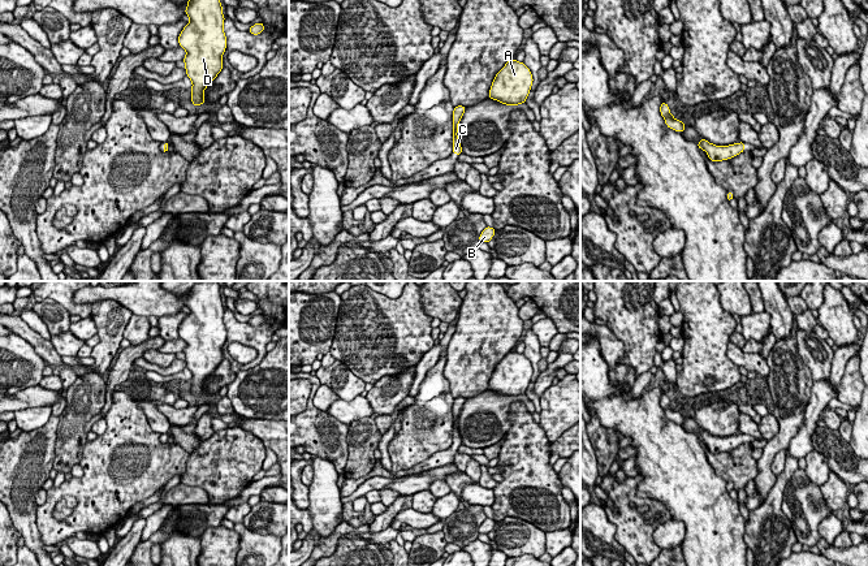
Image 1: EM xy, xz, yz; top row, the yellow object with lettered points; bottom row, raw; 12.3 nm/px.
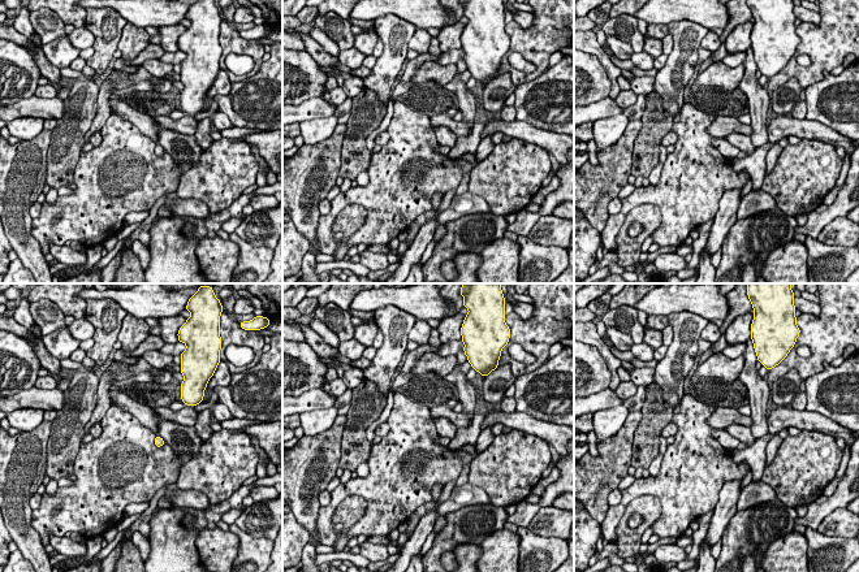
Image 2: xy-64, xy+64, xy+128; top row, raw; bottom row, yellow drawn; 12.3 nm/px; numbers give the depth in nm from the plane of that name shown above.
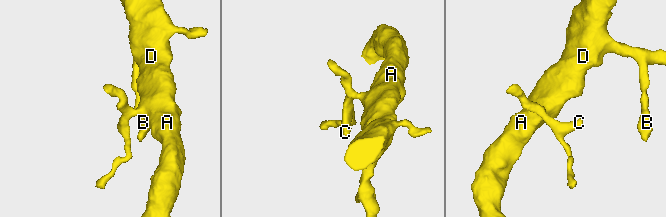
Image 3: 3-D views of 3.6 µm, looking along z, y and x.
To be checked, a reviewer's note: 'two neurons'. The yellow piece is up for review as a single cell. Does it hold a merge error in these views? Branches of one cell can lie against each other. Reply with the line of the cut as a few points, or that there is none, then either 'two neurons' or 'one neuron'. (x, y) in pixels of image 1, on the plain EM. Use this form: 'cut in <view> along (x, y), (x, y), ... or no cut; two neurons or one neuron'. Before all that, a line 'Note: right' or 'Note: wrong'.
Note: wrong
no cut; one neuron

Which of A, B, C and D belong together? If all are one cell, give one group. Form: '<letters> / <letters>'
A B C D

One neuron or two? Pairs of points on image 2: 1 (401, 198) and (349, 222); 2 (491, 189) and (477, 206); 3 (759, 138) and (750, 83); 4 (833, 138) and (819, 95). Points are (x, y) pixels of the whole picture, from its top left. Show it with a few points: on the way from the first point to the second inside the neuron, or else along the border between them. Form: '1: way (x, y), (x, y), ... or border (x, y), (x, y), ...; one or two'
1: border (358, 203), (366, 211), (366, 220), (348, 239); two
2: border (467, 190), (479, 195), (491, 209); two
3: way (759, 125), (758, 96); one
4: border (804, 118), (820, 121), (845, 137); two

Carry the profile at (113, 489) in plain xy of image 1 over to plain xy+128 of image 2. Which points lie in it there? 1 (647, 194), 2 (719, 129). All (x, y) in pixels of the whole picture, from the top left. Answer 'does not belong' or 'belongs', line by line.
1: belongs
2: does not belong

